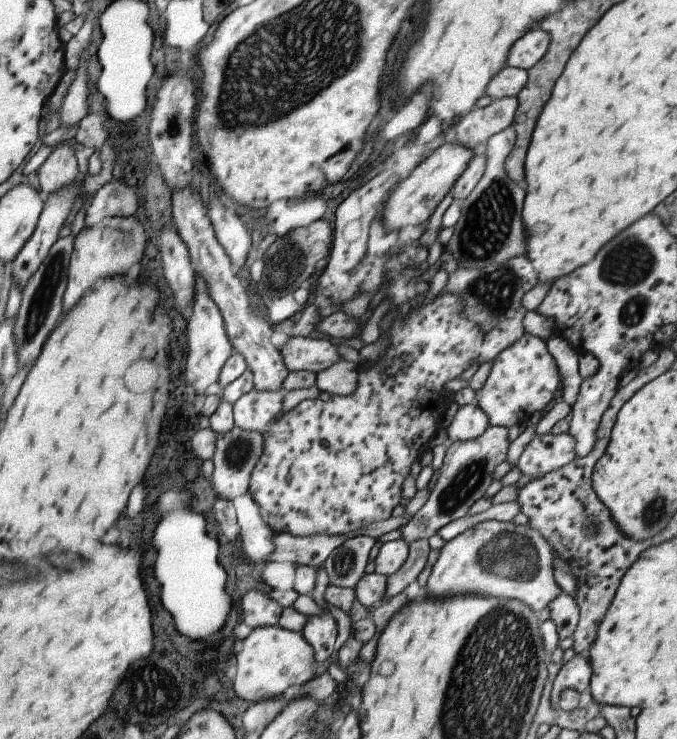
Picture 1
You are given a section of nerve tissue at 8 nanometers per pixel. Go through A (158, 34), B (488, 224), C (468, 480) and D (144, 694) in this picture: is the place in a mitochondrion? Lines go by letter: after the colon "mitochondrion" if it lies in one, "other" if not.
A: other
B: mitochondrion
C: mitochondrion
D: mitochondrion

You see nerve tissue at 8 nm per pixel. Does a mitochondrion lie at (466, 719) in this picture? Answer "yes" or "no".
yes

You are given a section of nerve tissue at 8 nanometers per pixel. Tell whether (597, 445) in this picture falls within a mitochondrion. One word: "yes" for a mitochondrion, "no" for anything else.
no

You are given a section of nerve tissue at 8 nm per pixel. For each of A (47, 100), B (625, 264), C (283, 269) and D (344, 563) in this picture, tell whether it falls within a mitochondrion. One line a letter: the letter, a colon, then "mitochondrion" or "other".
A: other
B: mitochondrion
C: mitochondrion
D: mitochondrion

